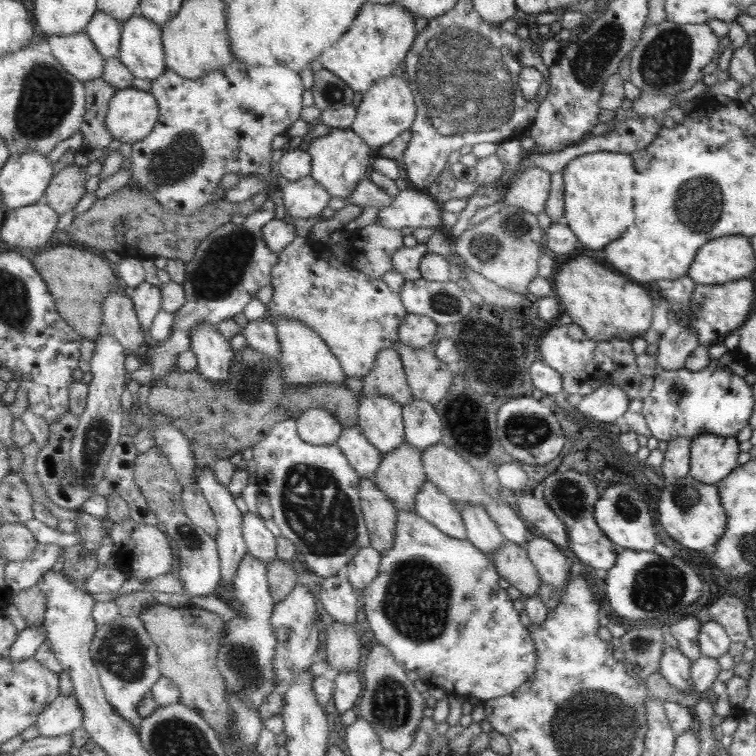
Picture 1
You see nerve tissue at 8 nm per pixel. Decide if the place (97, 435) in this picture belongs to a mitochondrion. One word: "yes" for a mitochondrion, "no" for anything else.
yes

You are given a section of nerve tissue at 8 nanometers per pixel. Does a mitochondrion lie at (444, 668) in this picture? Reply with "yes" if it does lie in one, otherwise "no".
no

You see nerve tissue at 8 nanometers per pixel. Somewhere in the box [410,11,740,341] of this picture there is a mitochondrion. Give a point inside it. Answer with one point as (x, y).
(665, 59)

